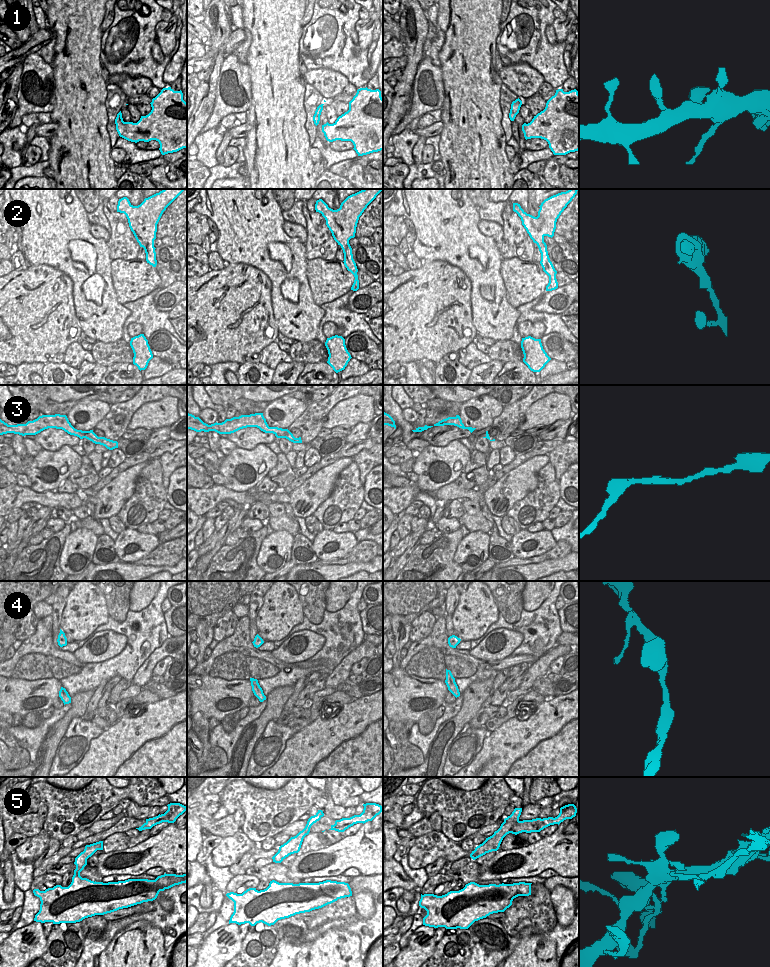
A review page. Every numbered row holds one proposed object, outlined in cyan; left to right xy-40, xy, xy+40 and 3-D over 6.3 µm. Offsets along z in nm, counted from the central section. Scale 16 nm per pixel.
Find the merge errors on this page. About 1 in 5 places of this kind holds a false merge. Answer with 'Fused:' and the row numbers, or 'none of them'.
Fused: 5.

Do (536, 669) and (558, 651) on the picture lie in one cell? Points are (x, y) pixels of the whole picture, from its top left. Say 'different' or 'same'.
same

